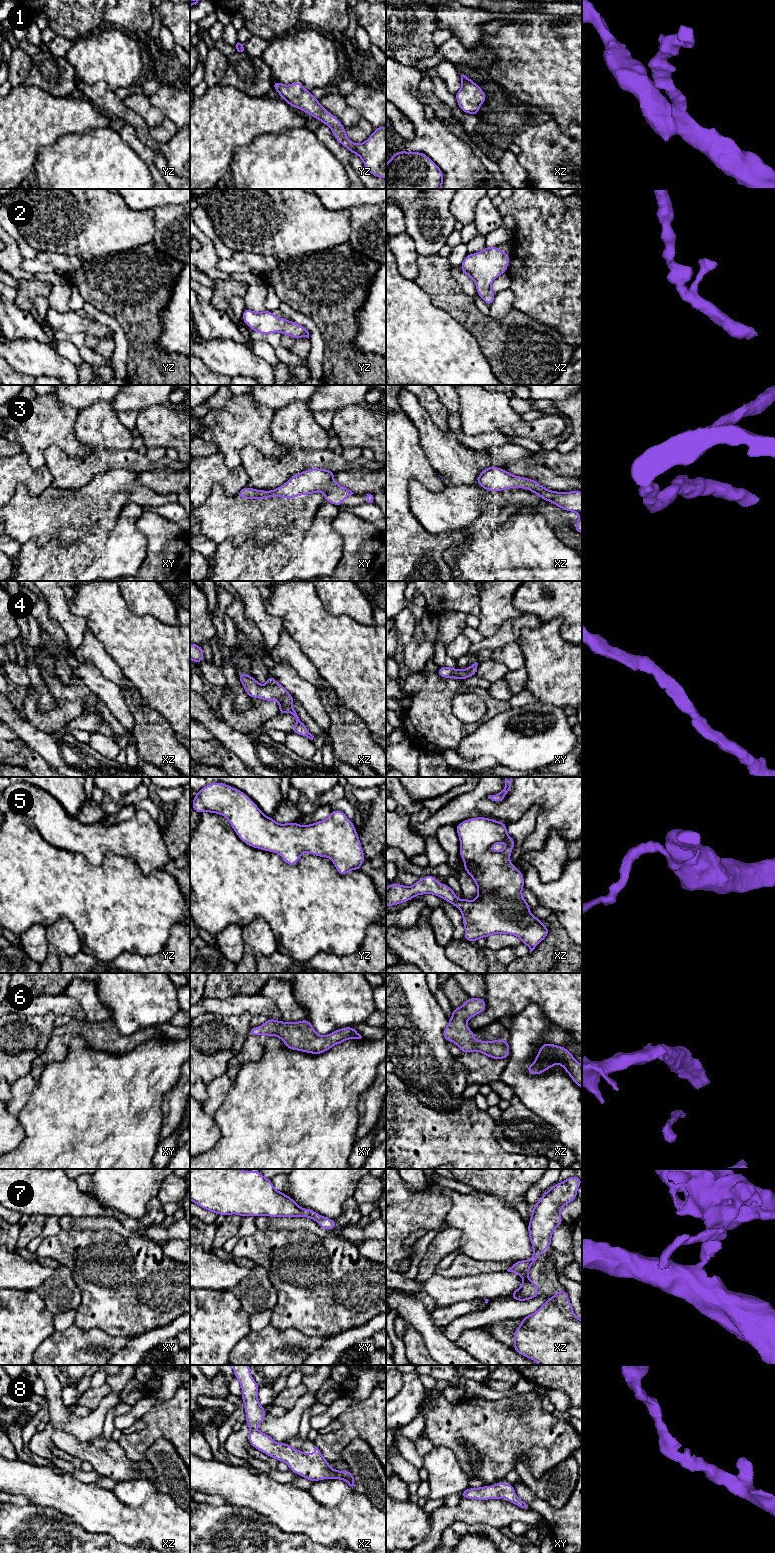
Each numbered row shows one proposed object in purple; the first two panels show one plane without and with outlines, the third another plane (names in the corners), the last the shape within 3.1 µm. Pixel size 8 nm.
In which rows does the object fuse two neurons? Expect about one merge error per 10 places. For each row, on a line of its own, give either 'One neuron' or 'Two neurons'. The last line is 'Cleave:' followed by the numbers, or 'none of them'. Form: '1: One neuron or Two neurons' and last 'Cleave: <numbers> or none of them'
1: One neuron
2: One neuron
3: One neuron
4: One neuron
5: One neuron
6: One neuron
7: One neuron
8: One neuron
Cleave: none of them

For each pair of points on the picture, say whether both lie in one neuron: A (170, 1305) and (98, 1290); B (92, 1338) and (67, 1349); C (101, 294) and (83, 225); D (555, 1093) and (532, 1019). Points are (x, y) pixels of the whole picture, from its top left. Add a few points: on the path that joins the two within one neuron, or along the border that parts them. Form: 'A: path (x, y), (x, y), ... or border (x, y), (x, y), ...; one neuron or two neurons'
A: path (152, 1290), (116, 1290); one neuron
B: path (86, 1340), (73, 1345); one neuron
C: border (114, 253), (100, 255), (85, 262); two neurons
D: path (533, 1086), (519, 1072), (519, 1058), (525, 1041); one neuron

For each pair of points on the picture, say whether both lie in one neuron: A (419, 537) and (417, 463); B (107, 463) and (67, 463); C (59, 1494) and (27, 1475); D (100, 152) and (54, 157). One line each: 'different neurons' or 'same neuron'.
A: same neuron
B: same neuron
C: same neuron
D: same neuron

